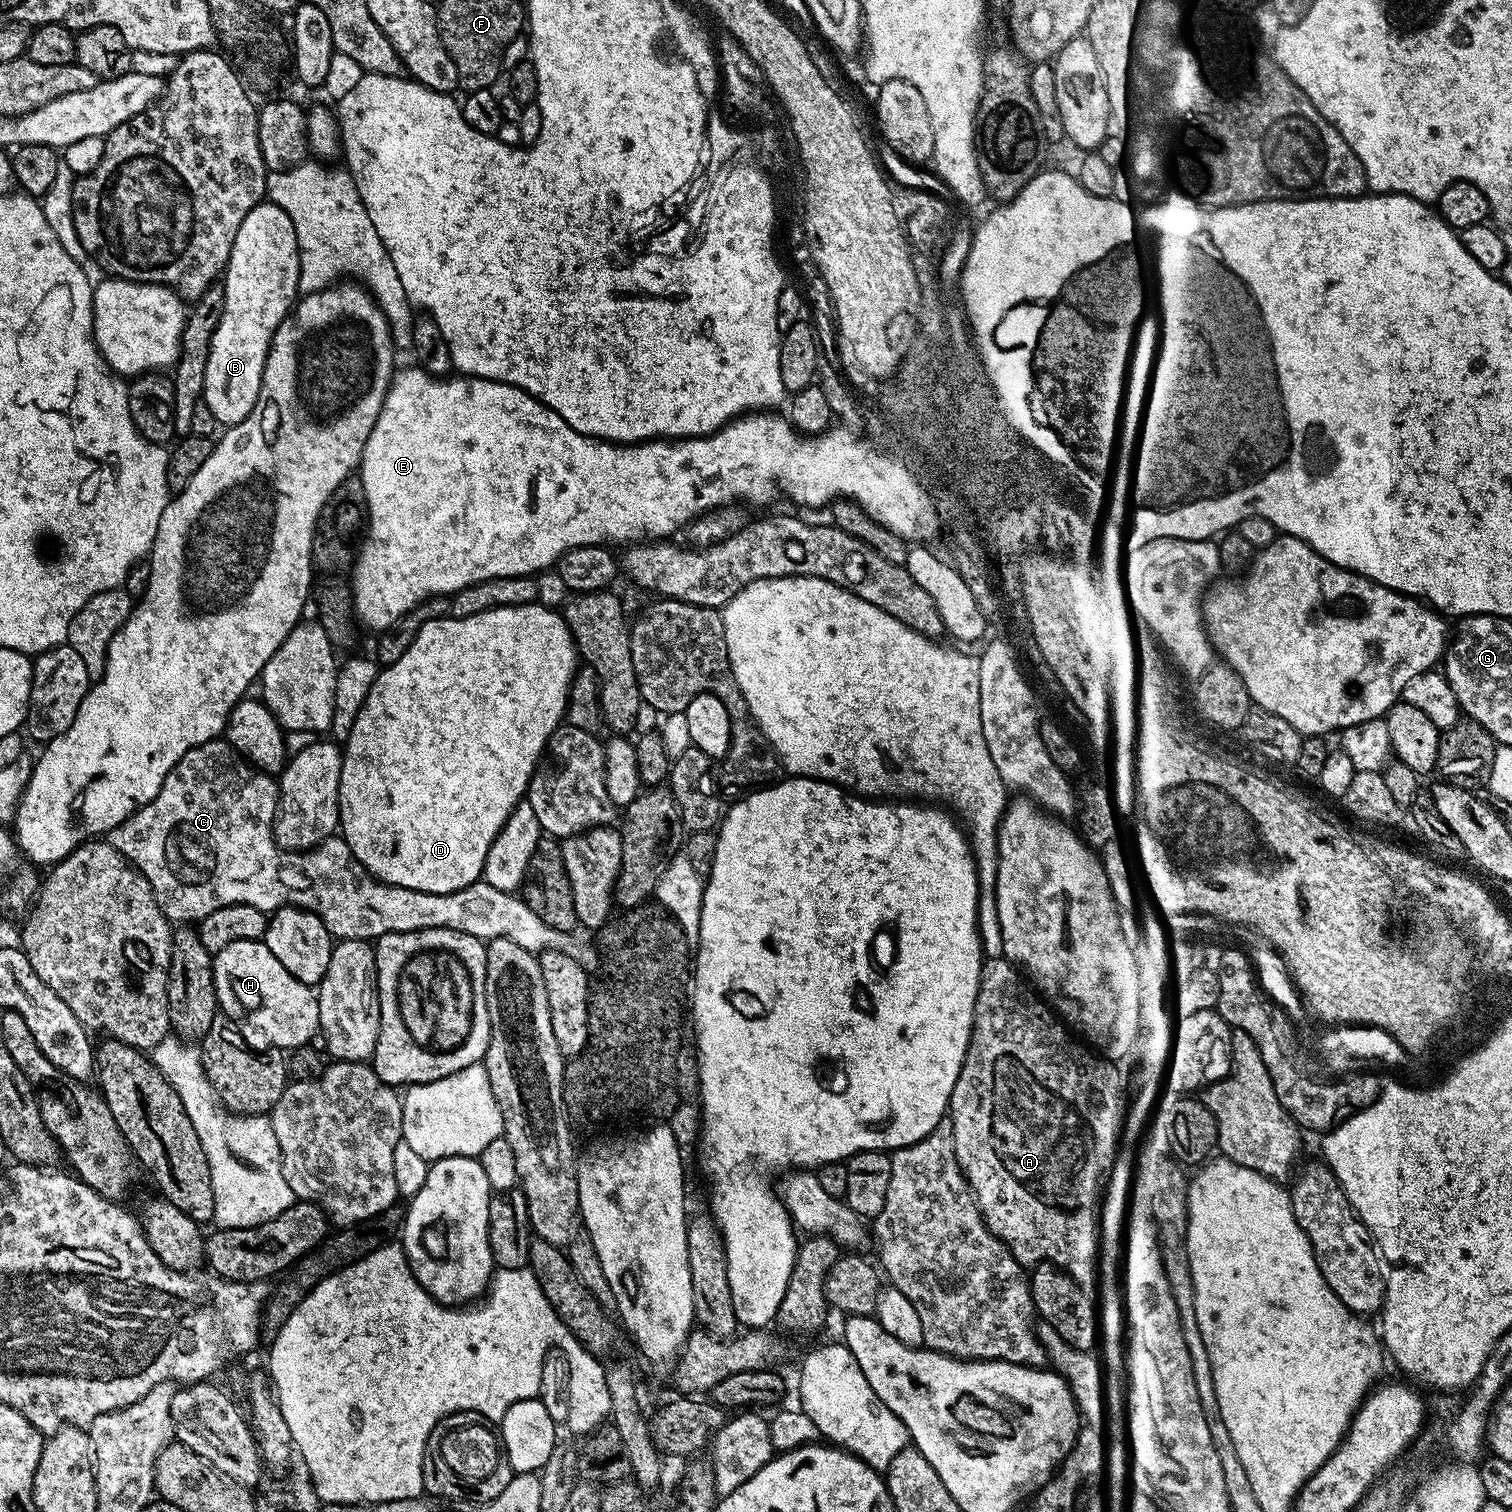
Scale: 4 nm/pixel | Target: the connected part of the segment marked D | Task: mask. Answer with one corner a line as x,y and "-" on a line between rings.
533,602
509,608
488,608
466,618
449,614
439,620
426,621
406,654
402,654
398,662
379,669
376,681
370,686
342,748
344,761
338,782
338,832
350,846
354,858
358,858
358,862
376,880
381,880
383,884
396,884
399,888
422,890
430,894
450,894
477,883
483,877
486,854
494,838
513,809
525,799
524,791
536,772
536,763
540,755
546,752
548,739
565,719
568,690
577,667
578,653
572,640
572,631
568,629
563,615
555,608
548,608
546,604

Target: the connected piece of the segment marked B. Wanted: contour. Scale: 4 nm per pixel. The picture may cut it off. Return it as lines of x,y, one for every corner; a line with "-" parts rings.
262,202
254,206
250,214
246,214
246,218
242,218
242,226
238,226
228,267
222,277
222,318
218,318
218,330
214,330
214,338
210,342
210,359
206,362
206,386
202,398
206,406
210,406
217,425
231,426
242,422
258,402
258,390
262,386
268,348
272,345
278,326
288,317
298,299
299,256
300,248
295,236
294,222
282,207
271,202

